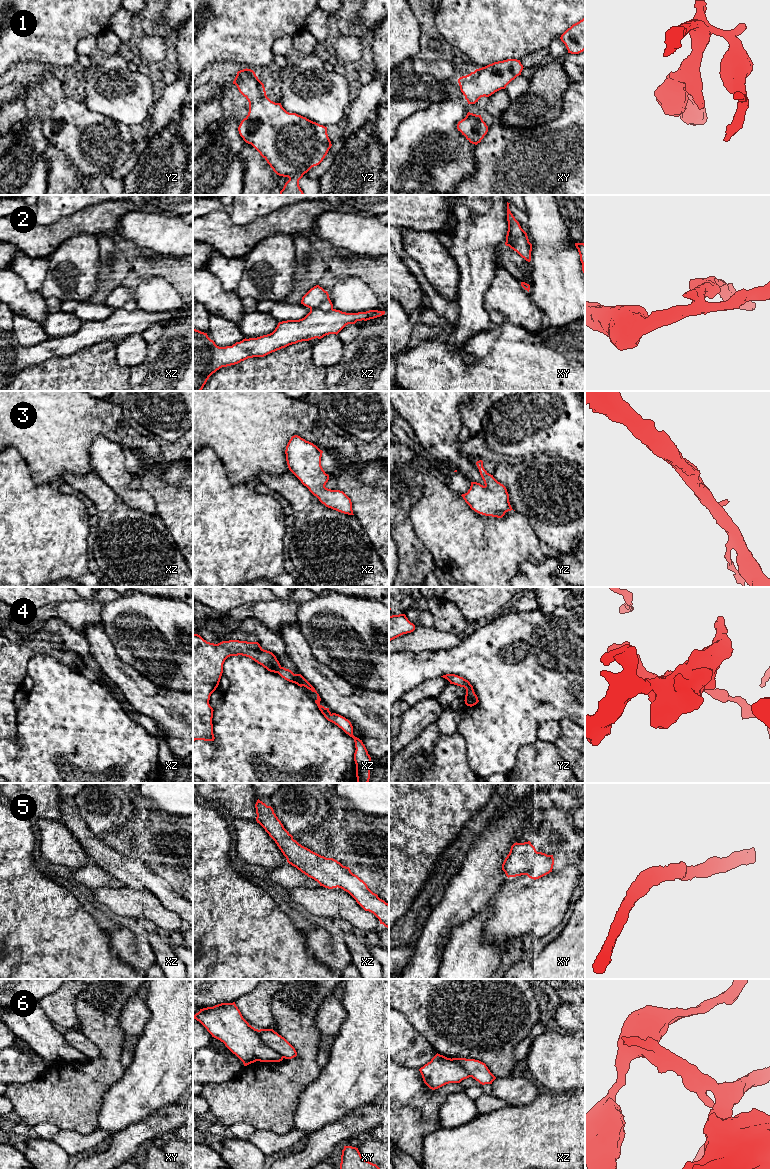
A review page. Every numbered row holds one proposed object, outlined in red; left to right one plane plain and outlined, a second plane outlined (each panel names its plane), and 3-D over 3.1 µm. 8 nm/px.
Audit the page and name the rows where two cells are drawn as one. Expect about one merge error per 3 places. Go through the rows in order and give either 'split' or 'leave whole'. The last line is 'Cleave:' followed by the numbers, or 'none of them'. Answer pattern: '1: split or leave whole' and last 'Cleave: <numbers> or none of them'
1: leave whole
2: split
3: leave whole
4: split
5: leave whole
6: split
Cleave: 2, 4, 6

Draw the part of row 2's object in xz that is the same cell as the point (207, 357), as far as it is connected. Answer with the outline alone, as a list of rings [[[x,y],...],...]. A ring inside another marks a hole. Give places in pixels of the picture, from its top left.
[[[310,309],[302,319],[279,322],[275,330],[257,338],[243,339],[232,346],[219,347],[207,333],[193,329],[193,391],[201,391],[209,377],[222,367],[248,358],[264,357],[289,345],[329,334],[338,334],[346,325],[380,317],[385,311],[346,313],[331,309]]]

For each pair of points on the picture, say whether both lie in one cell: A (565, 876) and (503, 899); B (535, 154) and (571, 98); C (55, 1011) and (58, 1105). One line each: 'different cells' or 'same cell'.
A: same cell
B: same cell
C: different cells

